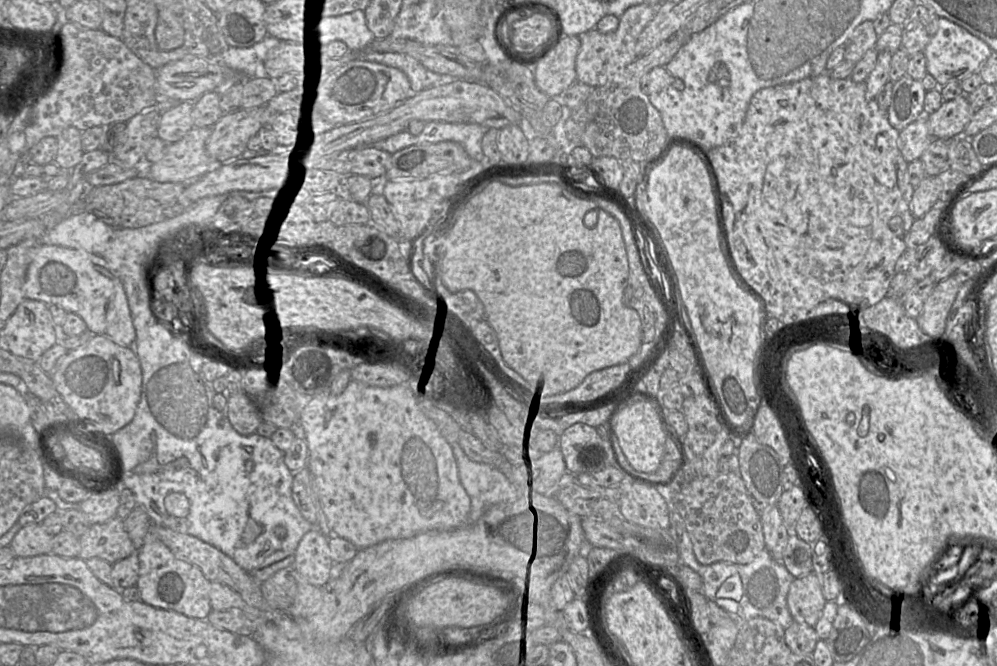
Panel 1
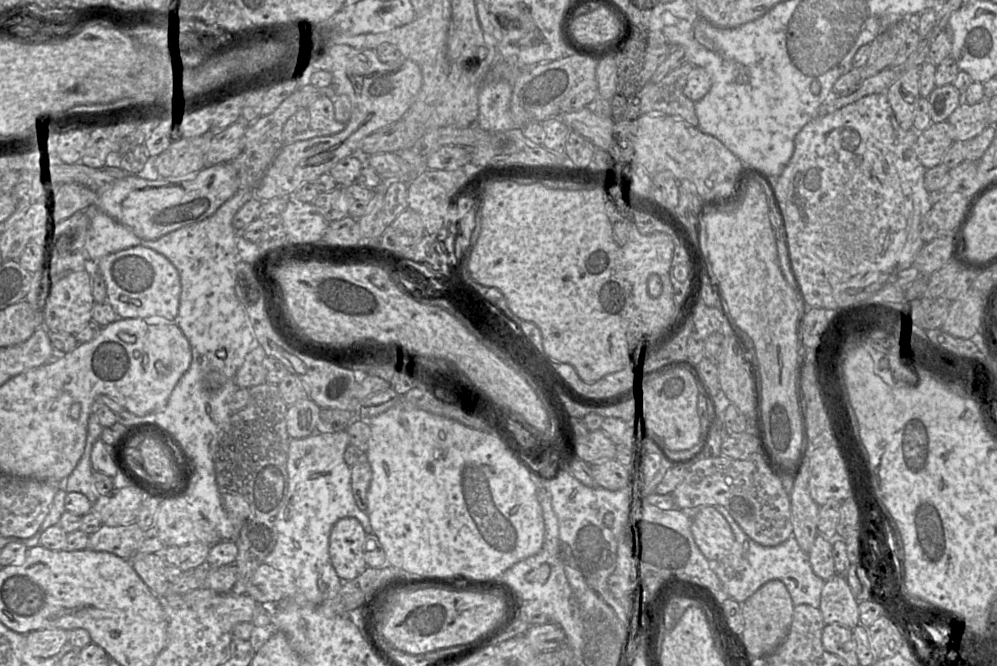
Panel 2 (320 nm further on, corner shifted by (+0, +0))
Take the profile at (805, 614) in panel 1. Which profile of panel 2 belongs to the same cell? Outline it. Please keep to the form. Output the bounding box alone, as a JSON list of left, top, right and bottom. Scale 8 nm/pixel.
[819,575,859,629]

